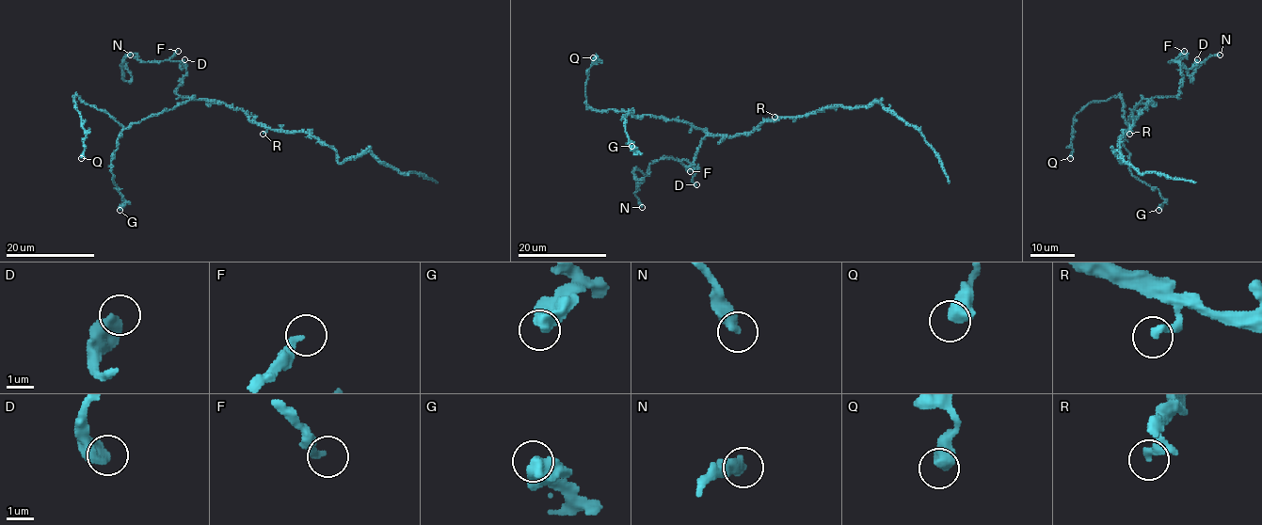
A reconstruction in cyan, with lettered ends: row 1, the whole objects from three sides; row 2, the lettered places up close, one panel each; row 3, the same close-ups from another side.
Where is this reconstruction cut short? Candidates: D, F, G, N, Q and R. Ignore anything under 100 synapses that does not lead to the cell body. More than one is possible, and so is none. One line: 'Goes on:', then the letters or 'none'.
Goes on: none

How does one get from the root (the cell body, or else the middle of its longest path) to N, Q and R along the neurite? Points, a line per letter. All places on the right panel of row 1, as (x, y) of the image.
N: (1144, 108), (1153, 97), (1178, 93), (1181, 66), (1172, 60), (1188, 53), (1181, 61), (1191, 80), (1220, 55)
Q: (1144, 108), (1146, 99), (1133, 109), (1127, 128), (1118, 96), (1088, 103), (1075, 116), (1070, 158)
R: (1144, 108), (1129, 134)

